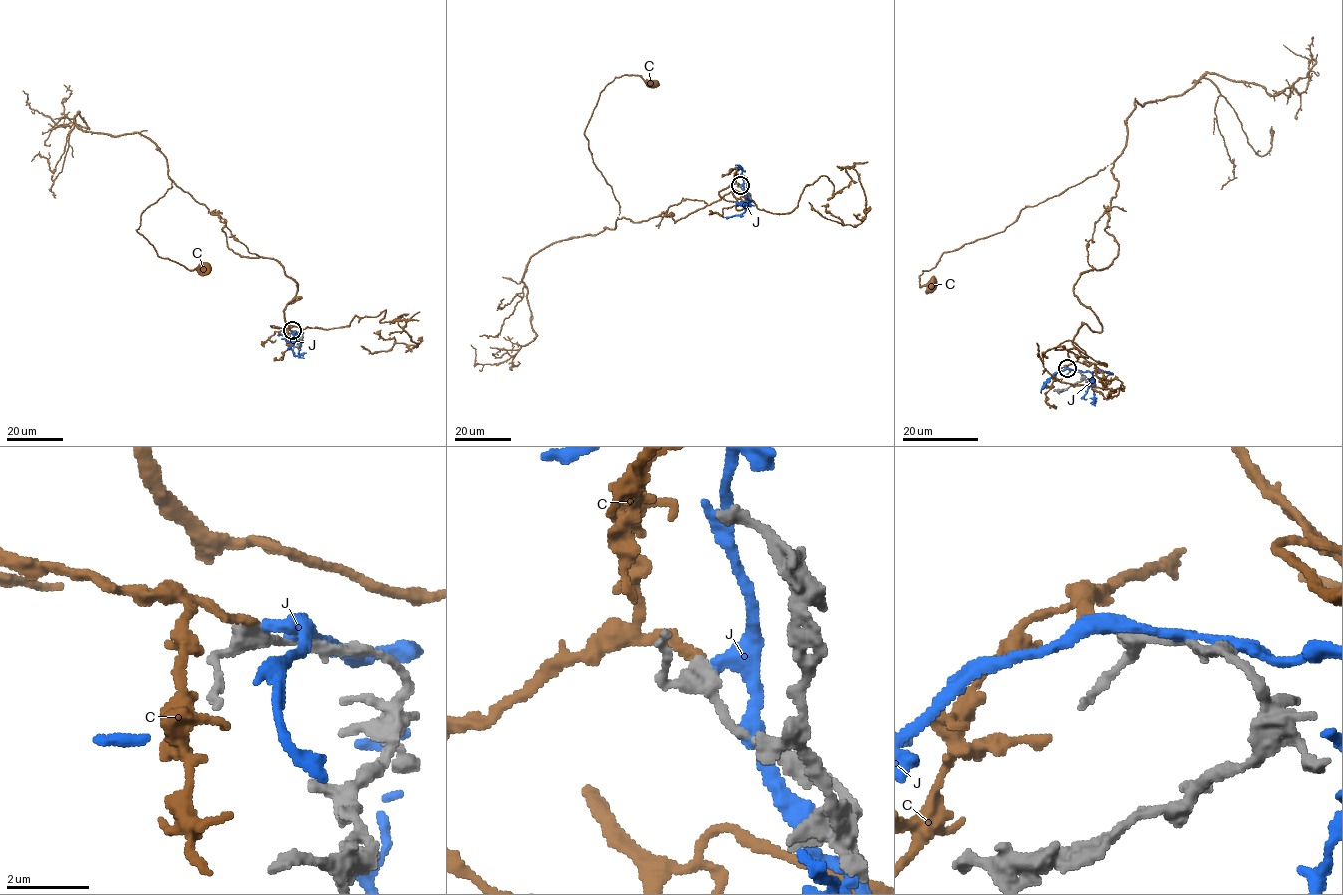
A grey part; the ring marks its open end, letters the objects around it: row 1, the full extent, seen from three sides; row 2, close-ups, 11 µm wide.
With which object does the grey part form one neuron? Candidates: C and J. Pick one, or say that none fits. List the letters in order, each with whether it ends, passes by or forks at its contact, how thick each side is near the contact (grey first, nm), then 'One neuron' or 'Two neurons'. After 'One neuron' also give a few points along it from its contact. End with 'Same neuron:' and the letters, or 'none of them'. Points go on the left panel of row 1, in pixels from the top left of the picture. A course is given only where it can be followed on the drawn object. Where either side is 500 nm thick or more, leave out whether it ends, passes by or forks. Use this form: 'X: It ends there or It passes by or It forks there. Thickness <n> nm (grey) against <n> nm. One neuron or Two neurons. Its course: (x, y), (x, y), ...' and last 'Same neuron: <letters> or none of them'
C: It ends there. Thickness 340 nm (grey) against 200 nm. One neuron. Its course: (292, 331), (271, 326), (287, 327), (297, 285), (170, 179), (137, 231), (160, 257), (204, 268)
J: It passes by. Thickness 360 nm (grey) against 280 nm. Two neurons
Same neuron: C

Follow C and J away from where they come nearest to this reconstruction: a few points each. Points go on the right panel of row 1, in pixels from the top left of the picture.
C: (1068, 368), (1089, 364), (1083, 323), (1102, 331), (1073, 284), (1112, 164), (945, 251), (930, 284)
J: (1069, 368), (1092, 372), (1093, 401), (1096, 398)

